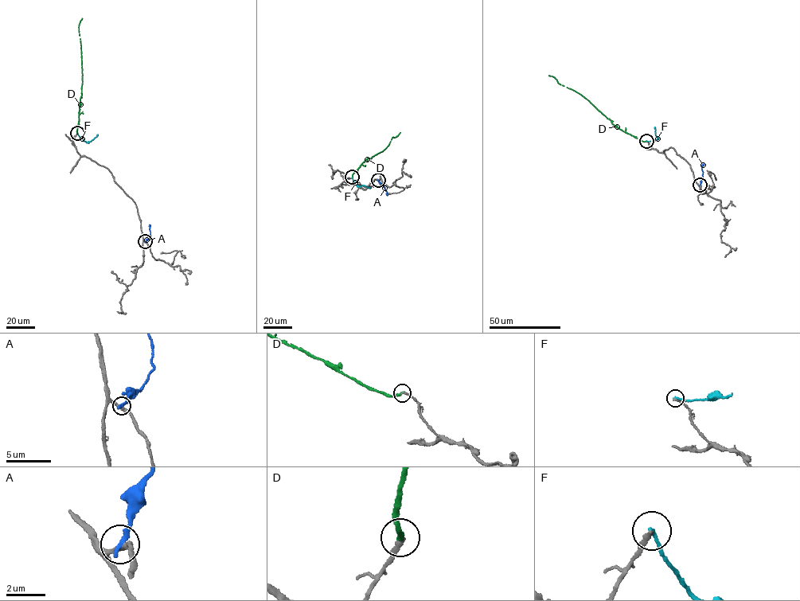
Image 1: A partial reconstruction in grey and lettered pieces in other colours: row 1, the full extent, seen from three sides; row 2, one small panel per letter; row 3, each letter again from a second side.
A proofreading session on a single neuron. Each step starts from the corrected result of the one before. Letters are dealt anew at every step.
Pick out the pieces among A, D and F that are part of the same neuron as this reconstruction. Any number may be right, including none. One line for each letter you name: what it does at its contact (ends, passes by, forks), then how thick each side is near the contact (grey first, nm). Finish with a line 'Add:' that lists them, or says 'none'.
D: It ends there. Thickness 180 nm (grey) against 200 nm
Add: D

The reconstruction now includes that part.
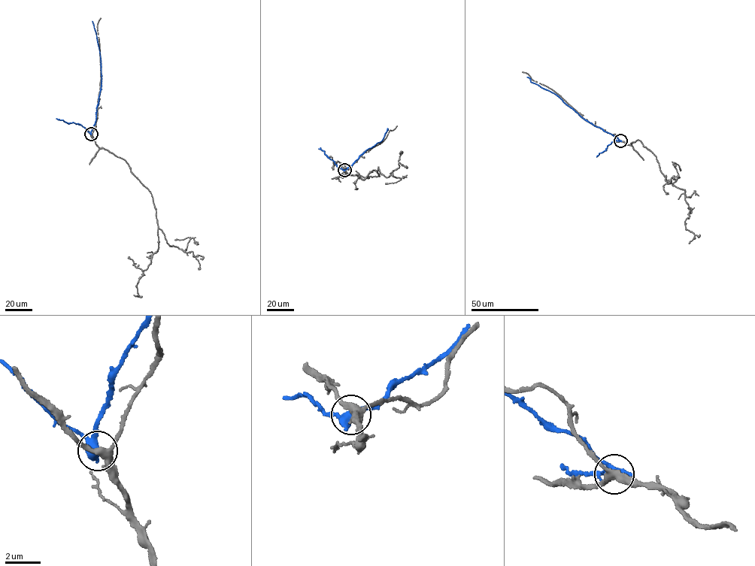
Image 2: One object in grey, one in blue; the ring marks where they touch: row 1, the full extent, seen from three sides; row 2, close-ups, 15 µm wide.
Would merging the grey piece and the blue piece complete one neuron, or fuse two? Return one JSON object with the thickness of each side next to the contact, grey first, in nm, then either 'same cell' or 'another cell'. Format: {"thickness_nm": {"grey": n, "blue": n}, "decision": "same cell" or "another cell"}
{"thickness_nm": {"grey": 340, "blue": 440}, "decision": "another cell"}

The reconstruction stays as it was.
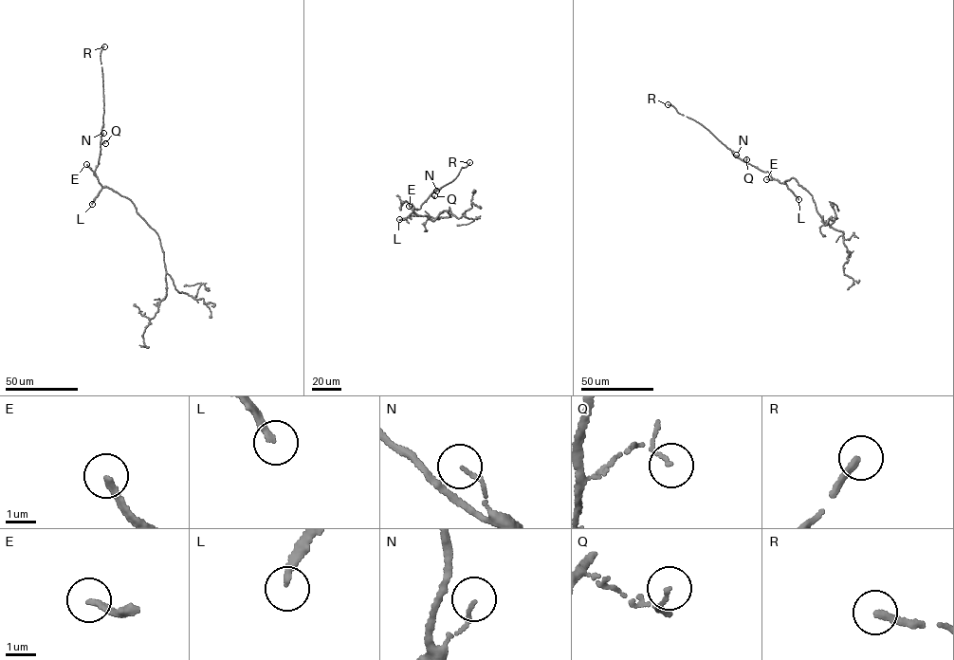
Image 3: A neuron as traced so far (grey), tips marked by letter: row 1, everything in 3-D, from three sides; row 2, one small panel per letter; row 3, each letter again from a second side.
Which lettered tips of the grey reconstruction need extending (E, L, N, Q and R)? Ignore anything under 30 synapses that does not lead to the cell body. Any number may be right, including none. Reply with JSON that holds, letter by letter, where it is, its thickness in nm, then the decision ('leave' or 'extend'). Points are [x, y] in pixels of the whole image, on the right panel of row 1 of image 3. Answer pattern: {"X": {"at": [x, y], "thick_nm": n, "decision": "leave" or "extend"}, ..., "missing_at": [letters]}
{"E": {"at": [766, 179], "thick_nm": 200, "decision": "extend"}, "L": {"at": [798, 199], "thick_nm": 200, "decision": "extend"}, "N": {"at": [736, 155], "thick_nm": 110, "decision": "leave"}, "Q": {"at": [746, 159], "thick_nm": 70, "decision": "leave"}, "R": {"at": [668, 104], "thick_nm": 220, "decision": "leave"}, "missing_at": ["E", "L"]}

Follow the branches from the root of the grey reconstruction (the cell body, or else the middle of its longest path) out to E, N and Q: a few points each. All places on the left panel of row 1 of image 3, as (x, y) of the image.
E: (130, 200), (102, 187), (86, 164)
N: (130, 200), (102, 187), (95, 174), (103, 133)
Q: (130, 200), (102, 187), (98, 181), (95, 171), (100, 145), (105, 143)

